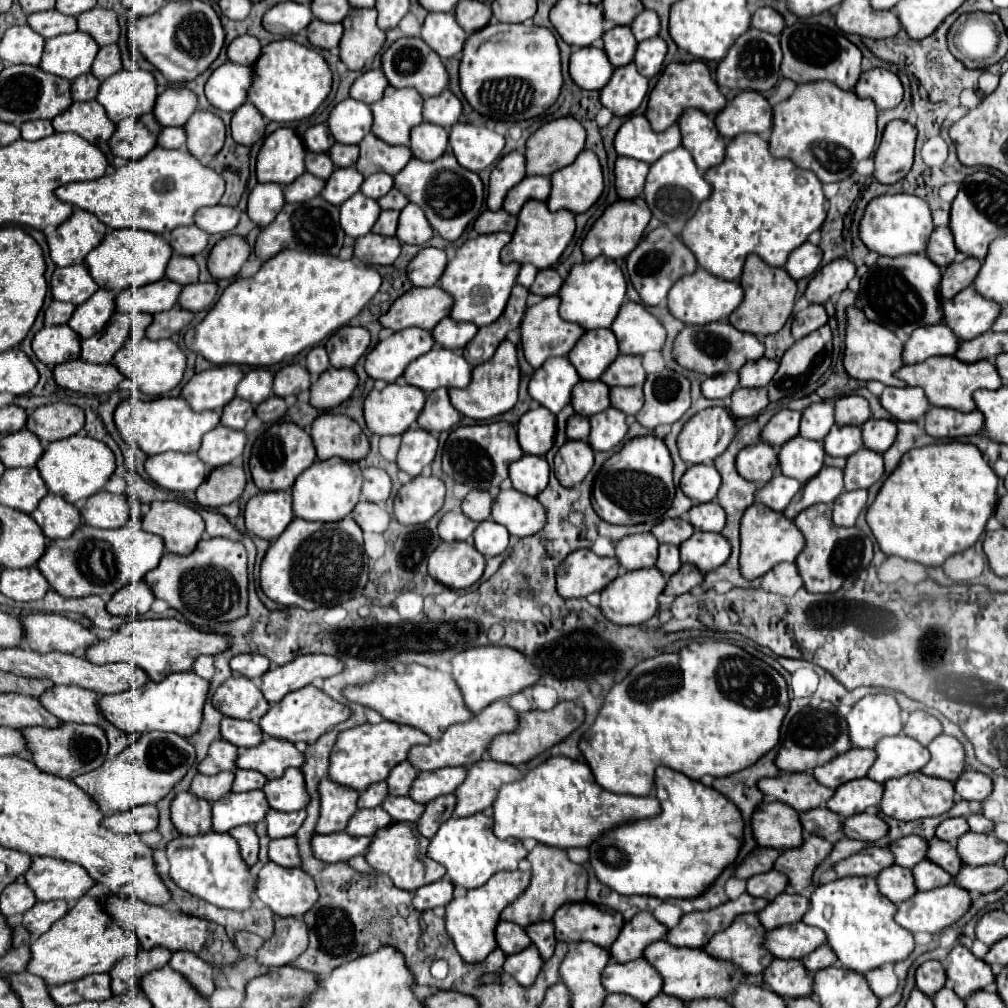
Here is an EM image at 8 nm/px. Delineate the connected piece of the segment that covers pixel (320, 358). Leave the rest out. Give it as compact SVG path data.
M316 346L316 348L312 348L308 352L308 356L306 356L306 368L312 374L312 378L318 378L328 366L330 366L328 354L326 354L326 350L322 346Z

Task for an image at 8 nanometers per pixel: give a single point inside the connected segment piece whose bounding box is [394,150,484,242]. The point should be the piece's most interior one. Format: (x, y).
(451, 196)

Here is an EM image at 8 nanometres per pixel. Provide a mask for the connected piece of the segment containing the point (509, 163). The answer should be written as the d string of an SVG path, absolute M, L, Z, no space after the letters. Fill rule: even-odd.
M522 152L506 154L492 170L488 184L486 206L490 210L500 210L504 196L512 186L516 186L526 176L526 158Z

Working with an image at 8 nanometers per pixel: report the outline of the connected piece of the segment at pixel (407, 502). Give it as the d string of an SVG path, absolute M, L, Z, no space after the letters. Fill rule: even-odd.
M416 476L394 498L394 518L400 524L428 522L444 504L446 486L436 476Z

